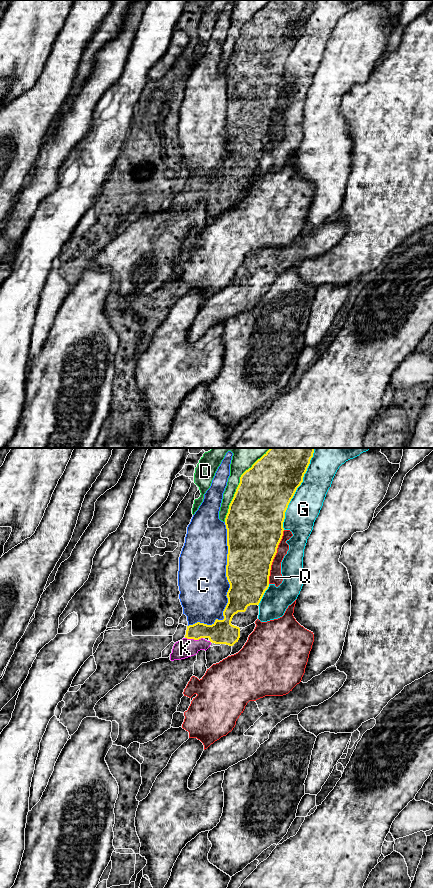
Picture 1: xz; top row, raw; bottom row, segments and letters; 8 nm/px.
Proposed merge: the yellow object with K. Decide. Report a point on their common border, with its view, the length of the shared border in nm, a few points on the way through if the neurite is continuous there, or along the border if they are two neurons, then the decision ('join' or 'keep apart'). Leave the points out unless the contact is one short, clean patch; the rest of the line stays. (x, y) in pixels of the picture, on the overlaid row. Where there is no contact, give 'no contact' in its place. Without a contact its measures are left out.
contact xz (194, 639); length 140 nm; way xz (222, 631), (202, 631), (194, 639), (185, 648); join

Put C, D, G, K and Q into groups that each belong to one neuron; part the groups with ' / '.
C / D / G / K / Q

